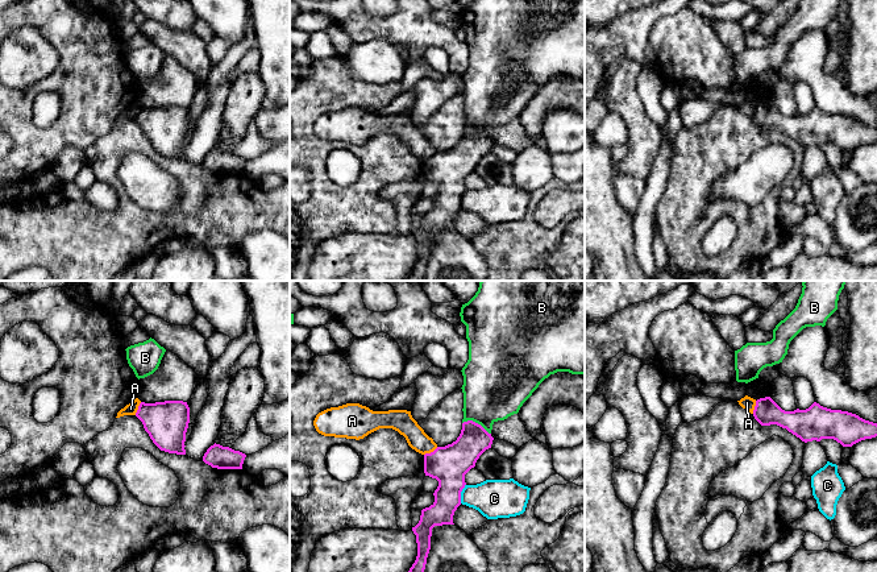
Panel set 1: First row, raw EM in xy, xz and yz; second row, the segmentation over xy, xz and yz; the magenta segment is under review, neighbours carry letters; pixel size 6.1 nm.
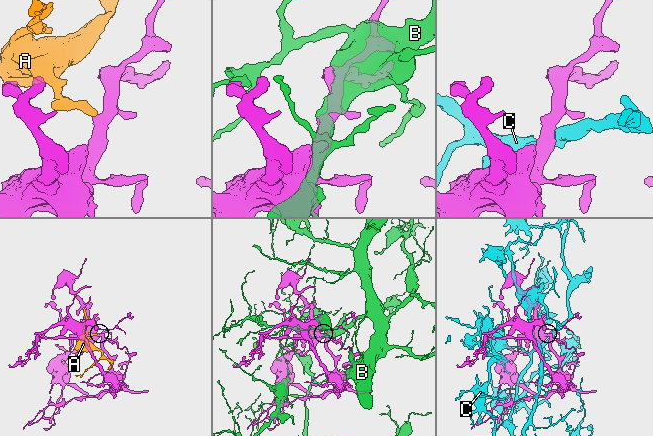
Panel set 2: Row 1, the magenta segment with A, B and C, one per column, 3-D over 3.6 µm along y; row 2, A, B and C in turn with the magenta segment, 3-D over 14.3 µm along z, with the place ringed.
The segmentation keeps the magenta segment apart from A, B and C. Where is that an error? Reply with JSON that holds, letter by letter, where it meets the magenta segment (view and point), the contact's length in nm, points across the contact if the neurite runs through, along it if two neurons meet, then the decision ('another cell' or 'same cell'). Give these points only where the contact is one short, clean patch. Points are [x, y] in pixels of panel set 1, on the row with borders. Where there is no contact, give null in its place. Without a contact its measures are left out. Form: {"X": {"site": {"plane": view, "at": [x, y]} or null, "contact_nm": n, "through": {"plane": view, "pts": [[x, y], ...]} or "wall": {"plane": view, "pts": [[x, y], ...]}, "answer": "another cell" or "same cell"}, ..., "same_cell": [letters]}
{"A": {"site": {"plane": "xz", "at": [431, 452]}, "contact_nm": 100, "wall": {"plane": "xz", "pts": [[437, 447], [424, 455]]}, "answer": "another cell"}, "B": {"site": {"plane": "xz", "at": [477, 423]}, "contact_nm": 190, "answer": "another cell"}, "C": {"site": {"plane": "xz", "at": [460, 493]}, "contact_nm": 120, "answer": "another cell"}, "same_cell": []}

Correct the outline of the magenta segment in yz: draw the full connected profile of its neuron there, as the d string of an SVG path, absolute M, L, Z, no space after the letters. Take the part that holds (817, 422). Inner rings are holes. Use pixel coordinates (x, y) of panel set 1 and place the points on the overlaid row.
M765 397L756 401L753 416L761 426L777 424L805 443L834 439L843 447L852 447L877 436L877 423L816 402L806 410L785 411L770 397Z

